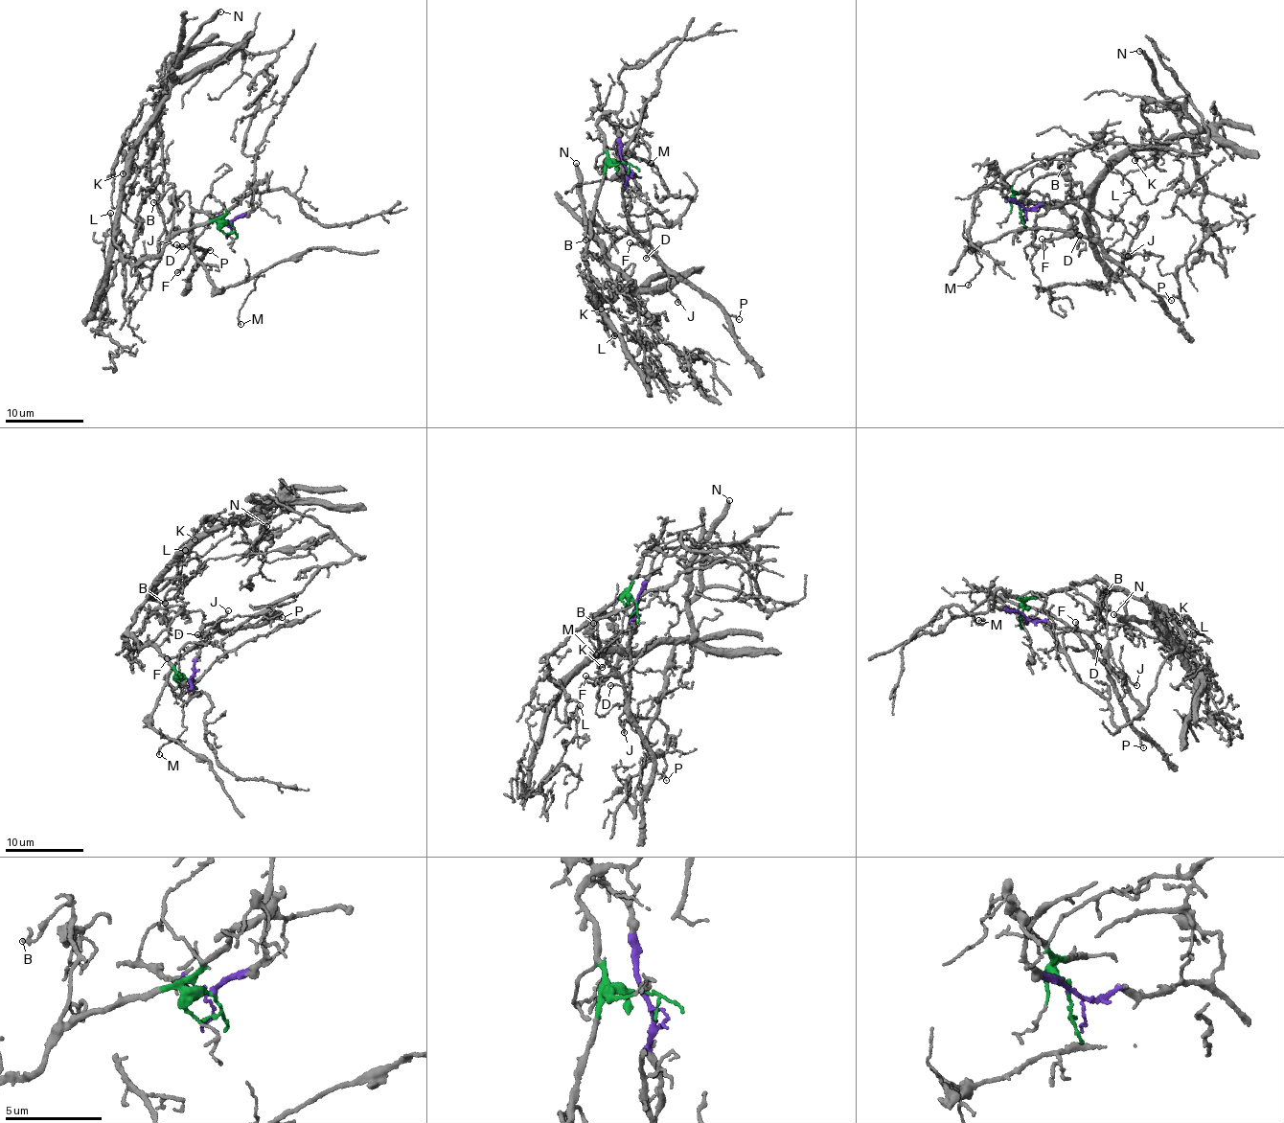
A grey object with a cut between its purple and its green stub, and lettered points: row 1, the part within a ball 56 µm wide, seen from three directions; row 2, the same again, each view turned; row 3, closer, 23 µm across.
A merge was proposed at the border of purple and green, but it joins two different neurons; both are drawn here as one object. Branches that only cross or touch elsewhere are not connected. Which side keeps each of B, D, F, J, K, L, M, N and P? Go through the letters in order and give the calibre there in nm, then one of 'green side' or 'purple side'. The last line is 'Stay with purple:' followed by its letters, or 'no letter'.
B: calibre 180 nm; green side
D: calibre 120 nm; purple side
F: calibre 180 nm; purple side
J: calibre 160 nm; purple side
K: calibre 130 nm; green side
L: calibre 140 nm; green side
M: calibre 100 nm; purple side
N: calibre 300 nm; green side
P: calibre 100 nm; purple side
Stay with purple: D, F, J, M, P

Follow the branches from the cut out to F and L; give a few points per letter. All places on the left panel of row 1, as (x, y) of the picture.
F: (231, 222), (195, 210), (191, 223), (194, 240), (177, 272)
L: (231, 222), (199, 222), (162, 253), (133, 264), (113, 240), (110, 251), (115, 242), (109, 212)

